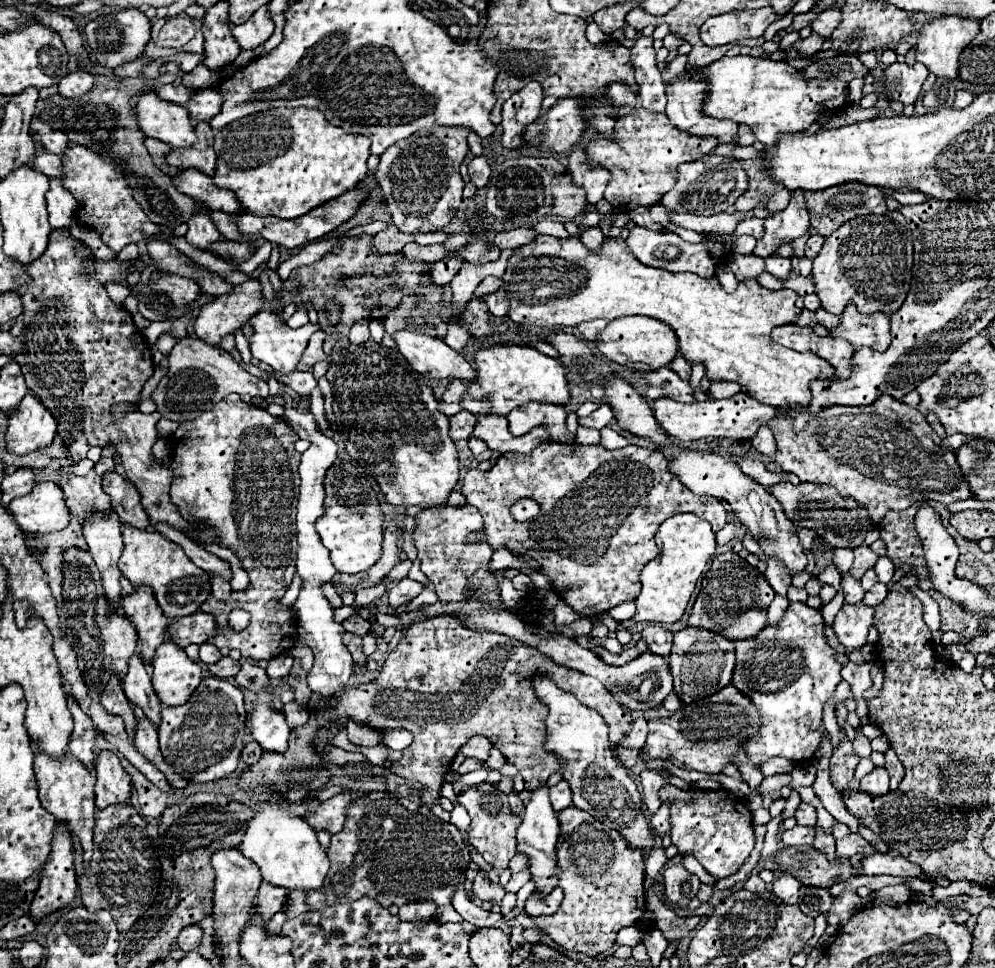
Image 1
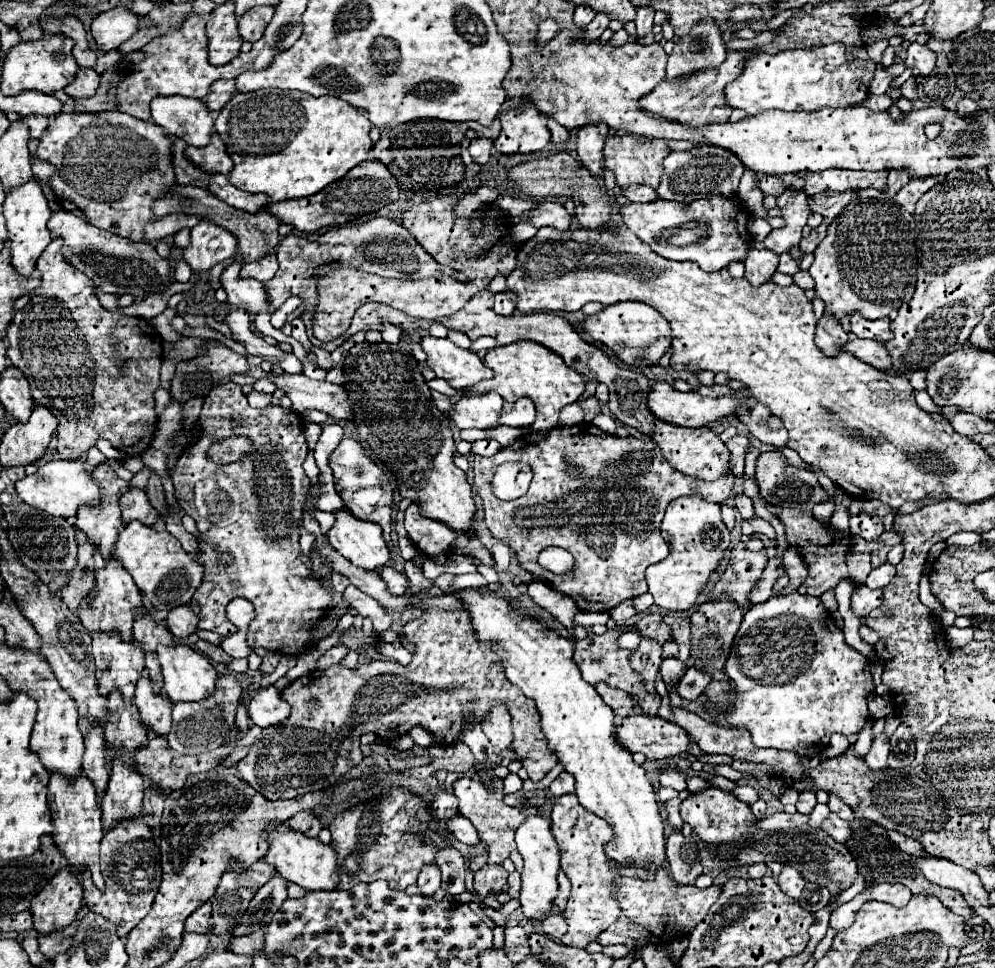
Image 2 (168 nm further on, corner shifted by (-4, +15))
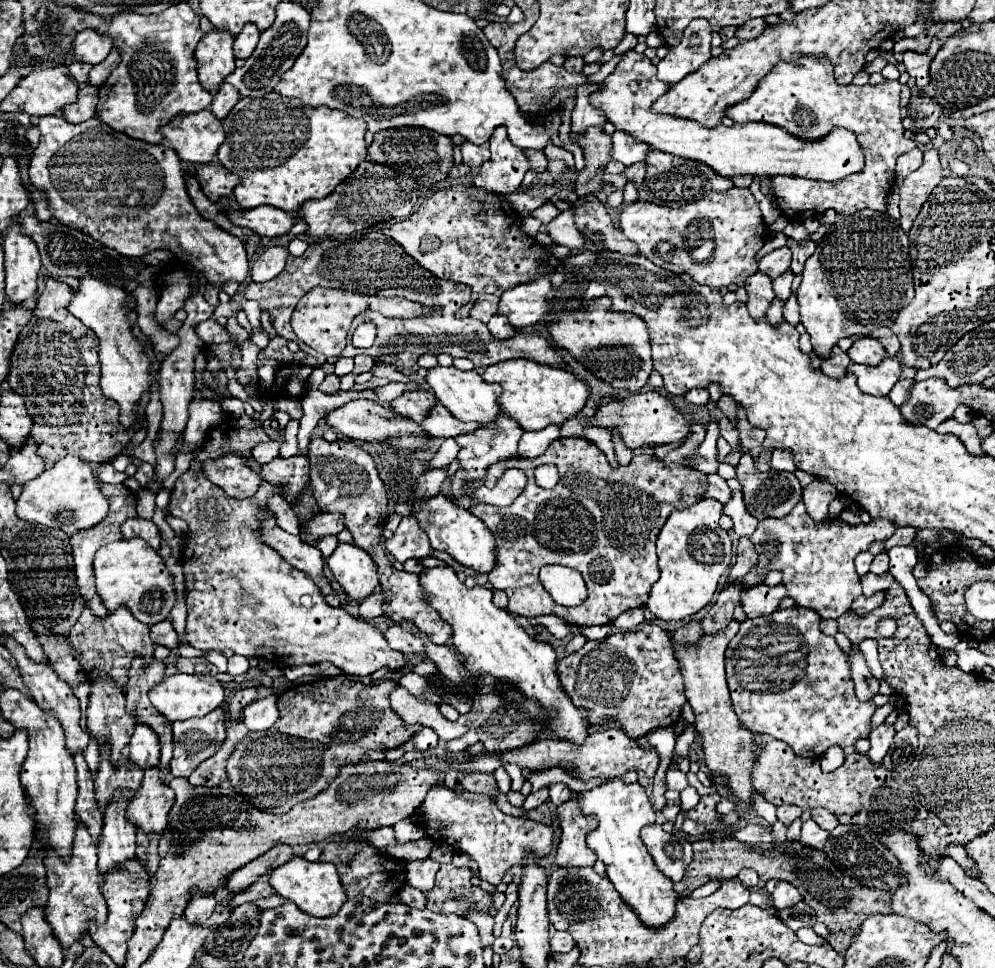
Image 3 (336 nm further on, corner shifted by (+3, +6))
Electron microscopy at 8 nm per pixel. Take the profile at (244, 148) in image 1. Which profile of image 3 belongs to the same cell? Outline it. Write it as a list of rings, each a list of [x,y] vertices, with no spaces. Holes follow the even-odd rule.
[[[266,94],[260,98],[240,98],[230,114],[222,120],[226,140],[218,148],[220,164],[232,174],[240,176],[240,184],[234,188],[234,198],[242,208],[254,208],[268,204],[284,212],[294,212],[306,200],[318,200],[328,196],[340,180],[348,178],[362,160],[366,160],[366,122],[346,112],[336,112],[328,106],[310,108],[280,94]]]

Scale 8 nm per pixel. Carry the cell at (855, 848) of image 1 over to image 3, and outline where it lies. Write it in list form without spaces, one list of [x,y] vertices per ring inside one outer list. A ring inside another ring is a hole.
[[[812,818],[802,824],[802,838],[800,838],[800,842],[808,844],[812,848],[822,850],[824,844],[828,842],[828,838],[830,838],[830,832],[824,830],[824,828],[820,828]]]

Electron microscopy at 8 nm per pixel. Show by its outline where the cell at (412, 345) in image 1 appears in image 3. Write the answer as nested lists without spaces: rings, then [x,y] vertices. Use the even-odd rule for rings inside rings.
[[[434,366],[428,370],[426,374],[426,382],[430,384],[432,392],[436,394],[436,398],[458,418],[464,422],[476,420],[482,426],[486,426],[492,418],[496,418],[496,414],[500,414],[498,408],[498,394],[500,394],[500,384],[488,384],[482,380],[482,376],[476,370],[458,370],[454,366]]]

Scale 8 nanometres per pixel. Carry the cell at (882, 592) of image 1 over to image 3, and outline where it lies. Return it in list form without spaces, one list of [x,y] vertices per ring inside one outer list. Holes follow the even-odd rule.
[[[884,572],[884,574],[880,574],[880,576],[874,576],[874,574],[866,574],[864,578],[862,578],[862,594],[864,596],[870,596],[870,594],[874,594],[874,592],[878,592],[878,590],[886,590],[890,584],[892,584],[892,574],[888,574],[888,572]]]

